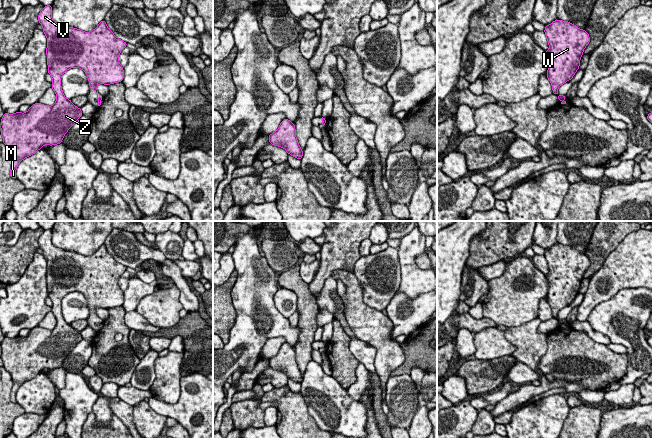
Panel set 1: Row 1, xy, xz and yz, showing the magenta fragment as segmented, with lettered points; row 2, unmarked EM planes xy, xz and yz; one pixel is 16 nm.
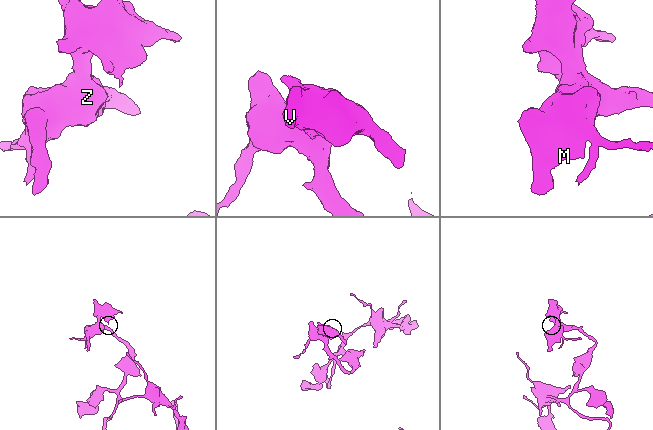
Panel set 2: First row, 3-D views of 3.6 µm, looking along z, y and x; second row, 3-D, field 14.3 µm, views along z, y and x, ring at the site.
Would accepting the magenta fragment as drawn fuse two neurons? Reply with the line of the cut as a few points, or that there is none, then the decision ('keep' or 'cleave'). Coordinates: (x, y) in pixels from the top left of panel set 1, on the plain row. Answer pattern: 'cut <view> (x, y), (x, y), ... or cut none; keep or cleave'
cut none; keep

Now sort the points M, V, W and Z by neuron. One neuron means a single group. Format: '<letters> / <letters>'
M V W Z

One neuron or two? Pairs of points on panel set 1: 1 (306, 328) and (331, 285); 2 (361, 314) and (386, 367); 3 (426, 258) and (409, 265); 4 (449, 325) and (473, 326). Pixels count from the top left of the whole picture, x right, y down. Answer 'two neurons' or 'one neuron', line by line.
1: two neurons
2: one neuron
3: two neurons
4: one neuron

